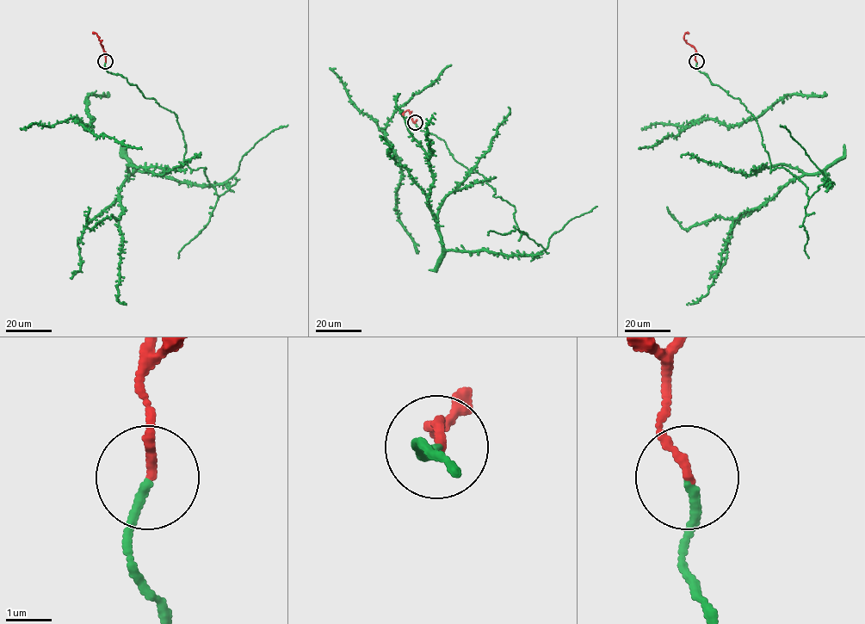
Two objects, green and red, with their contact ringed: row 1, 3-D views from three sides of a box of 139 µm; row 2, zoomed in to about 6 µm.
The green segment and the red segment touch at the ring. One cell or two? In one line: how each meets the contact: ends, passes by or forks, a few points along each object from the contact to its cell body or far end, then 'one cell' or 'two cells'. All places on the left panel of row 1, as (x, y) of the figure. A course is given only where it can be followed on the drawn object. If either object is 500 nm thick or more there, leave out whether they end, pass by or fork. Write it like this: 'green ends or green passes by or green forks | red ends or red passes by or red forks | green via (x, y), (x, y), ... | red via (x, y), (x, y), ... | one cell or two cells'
green ends | red ends | green via (106, 61), (174, 113), (184, 162), (205, 167), (219, 197), (236, 179), (127, 177), (117, 299), (126, 305) | red via (106, 61), (106, 52), (94, 33) | one cell

